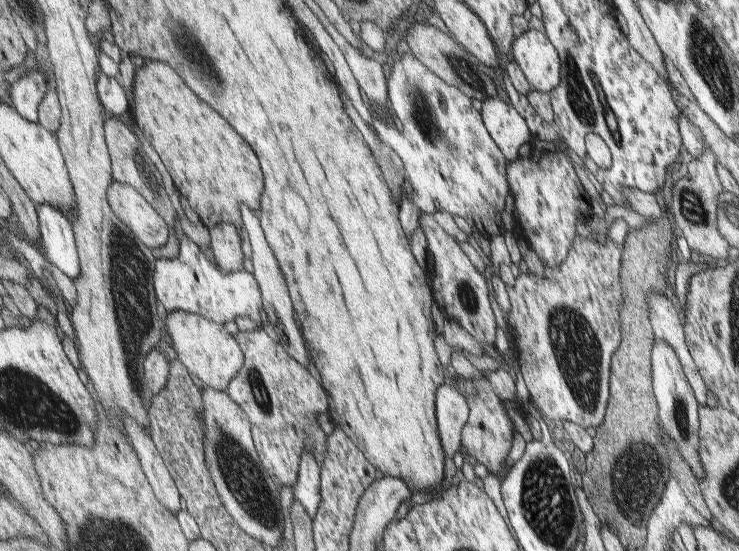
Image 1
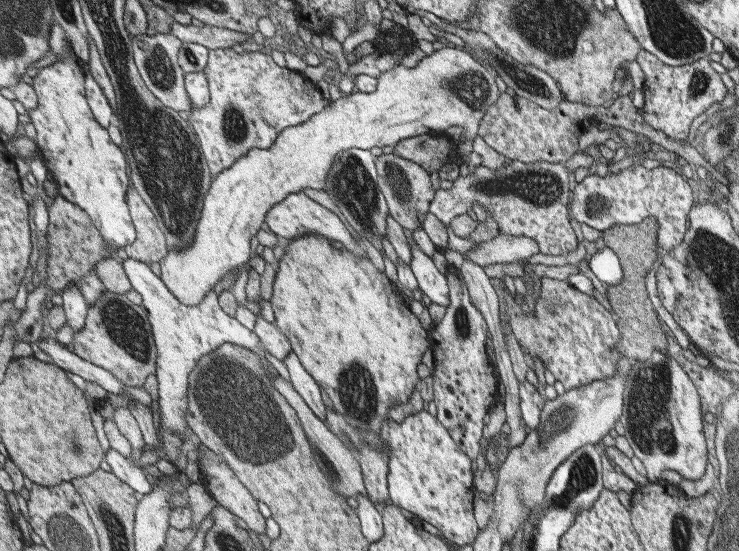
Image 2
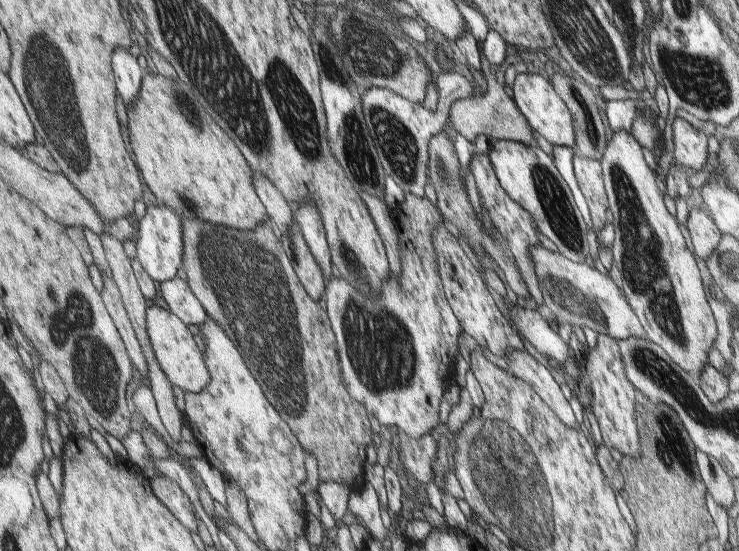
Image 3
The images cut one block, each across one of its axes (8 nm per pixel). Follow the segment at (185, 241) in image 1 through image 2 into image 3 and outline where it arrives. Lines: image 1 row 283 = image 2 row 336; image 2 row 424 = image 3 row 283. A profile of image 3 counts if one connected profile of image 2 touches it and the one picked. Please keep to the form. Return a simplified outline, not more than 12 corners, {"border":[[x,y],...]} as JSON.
{"border":[[185,280],[163,281],[160,292],[183,322],[207,322],[206,308]]}

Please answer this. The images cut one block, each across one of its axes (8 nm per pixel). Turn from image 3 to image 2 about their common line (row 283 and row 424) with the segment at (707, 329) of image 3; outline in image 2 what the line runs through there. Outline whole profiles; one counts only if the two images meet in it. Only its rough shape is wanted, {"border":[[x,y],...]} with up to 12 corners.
{"border":[[668,354],[633,361],[619,422],[647,471],[708,465],[697,392]]}

